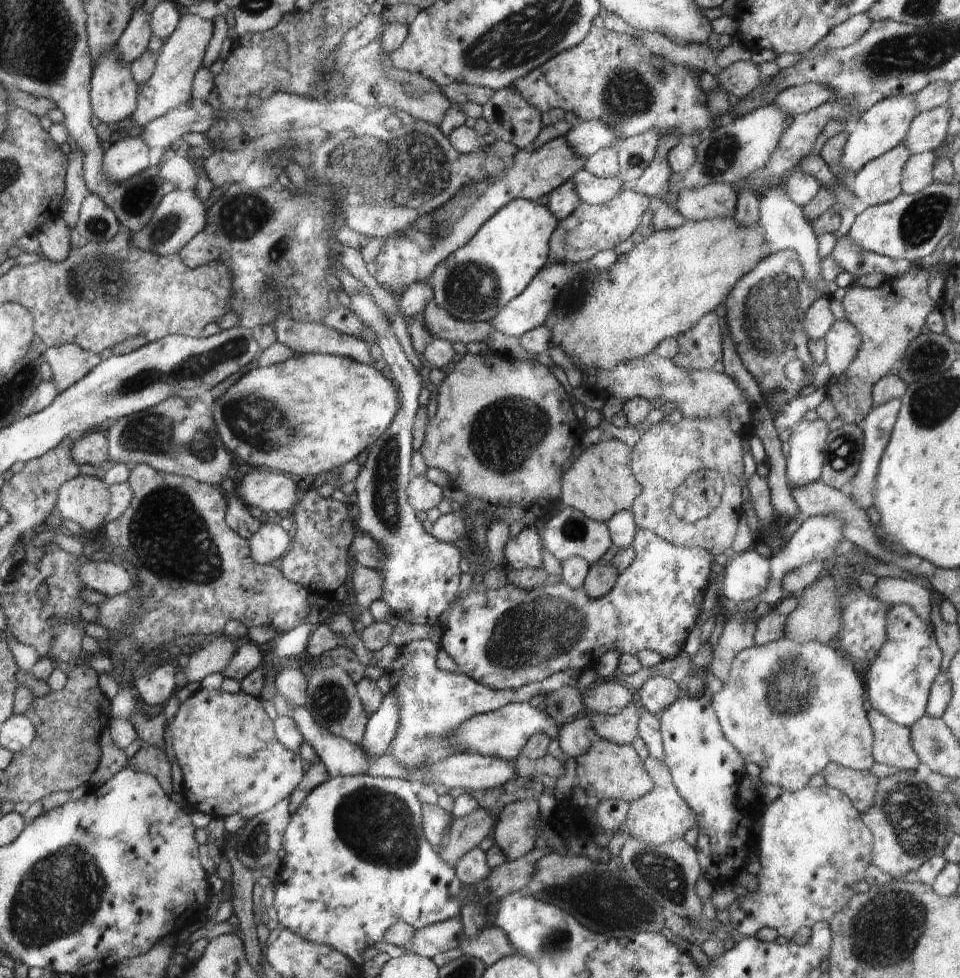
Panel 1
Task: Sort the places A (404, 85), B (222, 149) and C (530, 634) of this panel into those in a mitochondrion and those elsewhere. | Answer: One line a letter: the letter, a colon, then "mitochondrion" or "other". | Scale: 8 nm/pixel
A: mitochondrion
B: other
C: mitochondrion

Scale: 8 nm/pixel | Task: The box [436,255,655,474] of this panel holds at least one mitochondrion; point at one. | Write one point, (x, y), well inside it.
(472, 287)

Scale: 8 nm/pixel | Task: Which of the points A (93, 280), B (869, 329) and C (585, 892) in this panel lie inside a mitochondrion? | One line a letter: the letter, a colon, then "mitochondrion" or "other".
A: mitochondrion
B: other
C: mitochondrion

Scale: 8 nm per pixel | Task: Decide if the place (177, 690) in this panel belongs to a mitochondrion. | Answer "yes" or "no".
no

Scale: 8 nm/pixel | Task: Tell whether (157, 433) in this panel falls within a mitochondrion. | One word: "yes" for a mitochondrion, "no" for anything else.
yes

